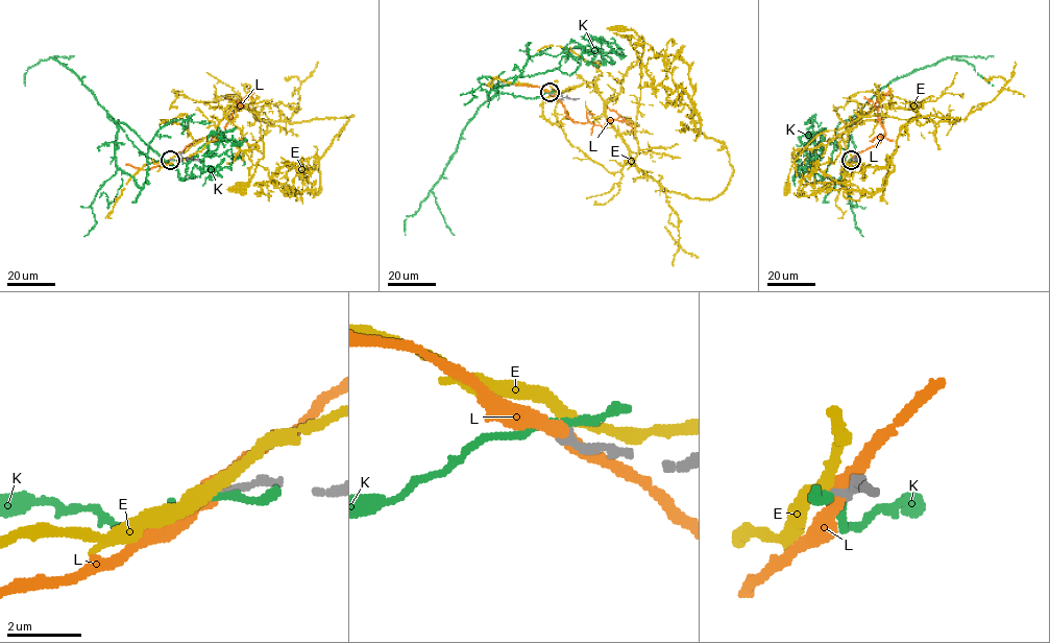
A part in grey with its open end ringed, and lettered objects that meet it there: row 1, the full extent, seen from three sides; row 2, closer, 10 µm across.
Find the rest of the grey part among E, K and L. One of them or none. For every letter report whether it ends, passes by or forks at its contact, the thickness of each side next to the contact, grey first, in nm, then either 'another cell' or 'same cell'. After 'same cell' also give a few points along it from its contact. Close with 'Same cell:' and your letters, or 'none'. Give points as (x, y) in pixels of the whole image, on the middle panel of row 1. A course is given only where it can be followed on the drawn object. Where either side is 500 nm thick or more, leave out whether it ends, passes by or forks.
E: it passes by | 220/320 nm | another cell
K: it passes by | 220/170 nm | another cell
L: it passes by | 240/400 nm | another cell
Same cell: none

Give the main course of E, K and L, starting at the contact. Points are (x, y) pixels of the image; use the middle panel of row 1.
E: (550, 92), (593, 82), (605, 117), (634, 158), (639, 150), (635, 127), (643, 39), (633, 30), (620, 28)
K: (550, 92), (487, 96), (509, 78), (558, 68), (566, 52), (588, 63), (603, 41), (623, 51)
L: (550, 93), (575, 122), (605, 126), (612, 119), (623, 120), (631, 124), (631, 131)

